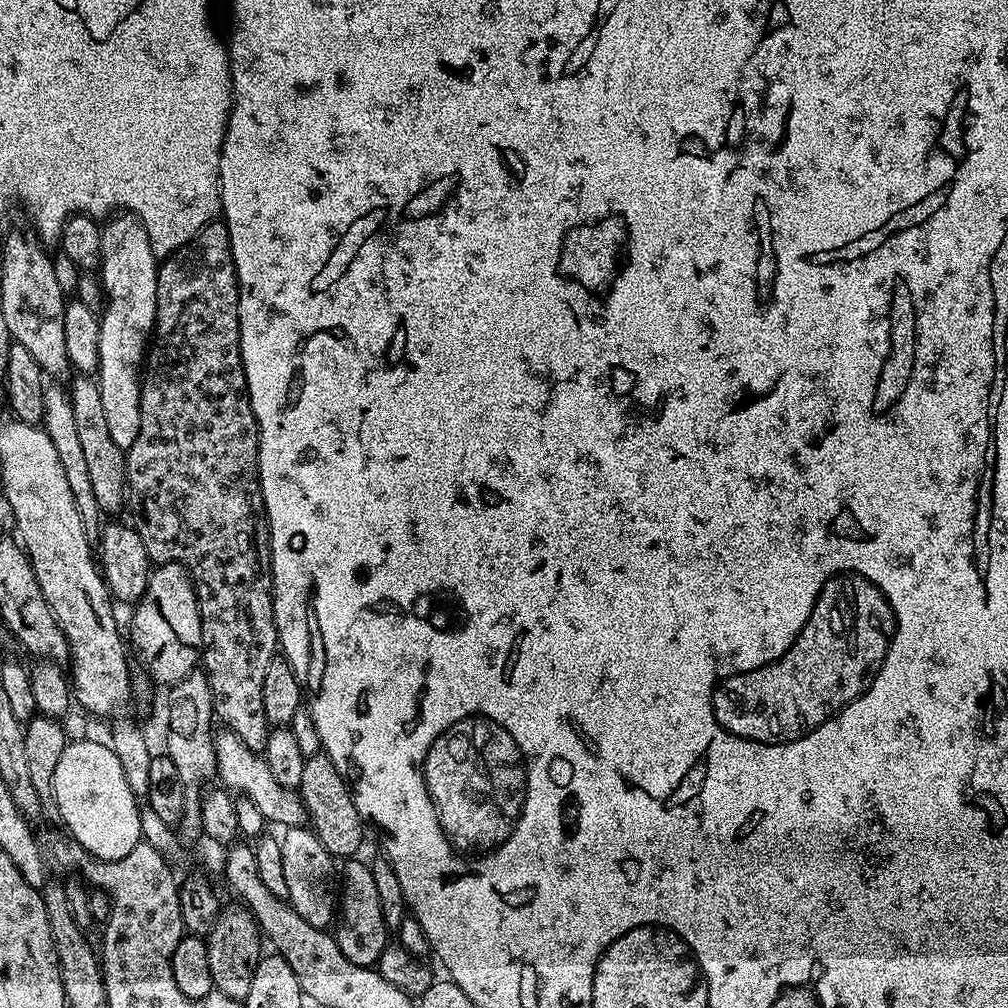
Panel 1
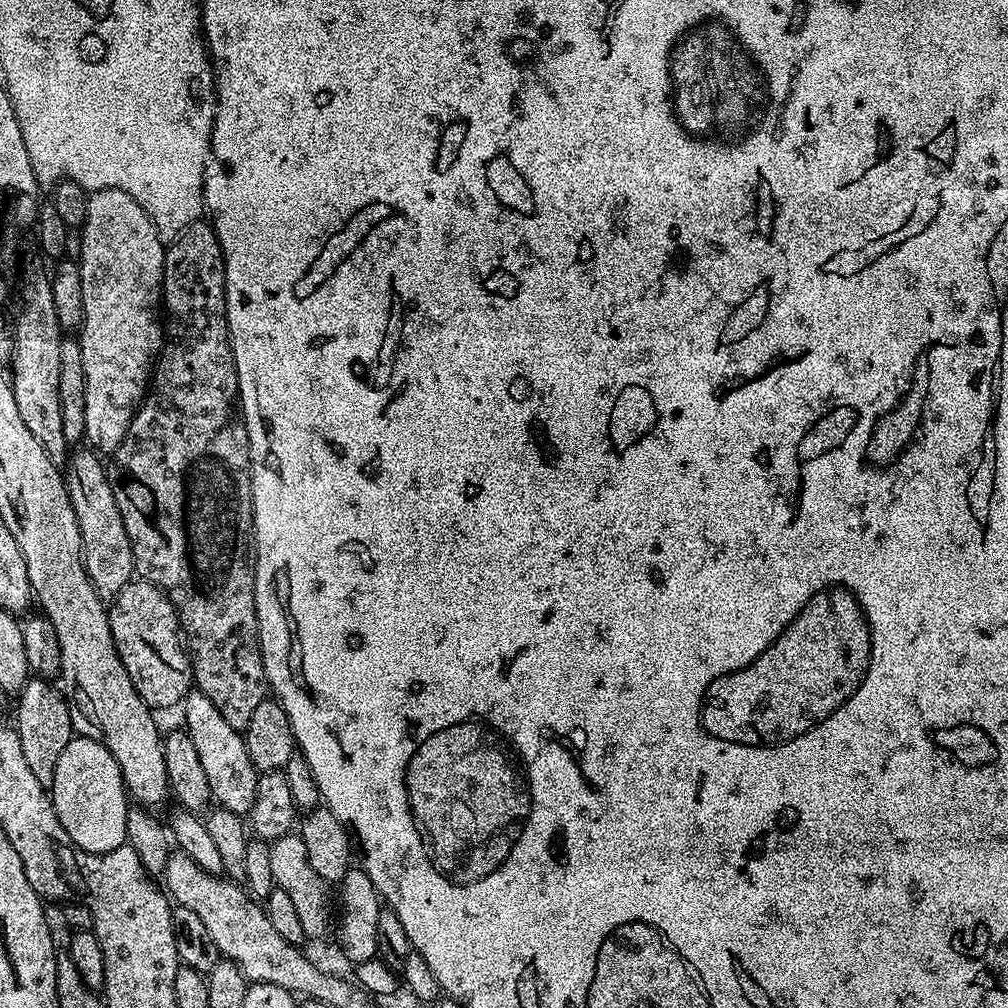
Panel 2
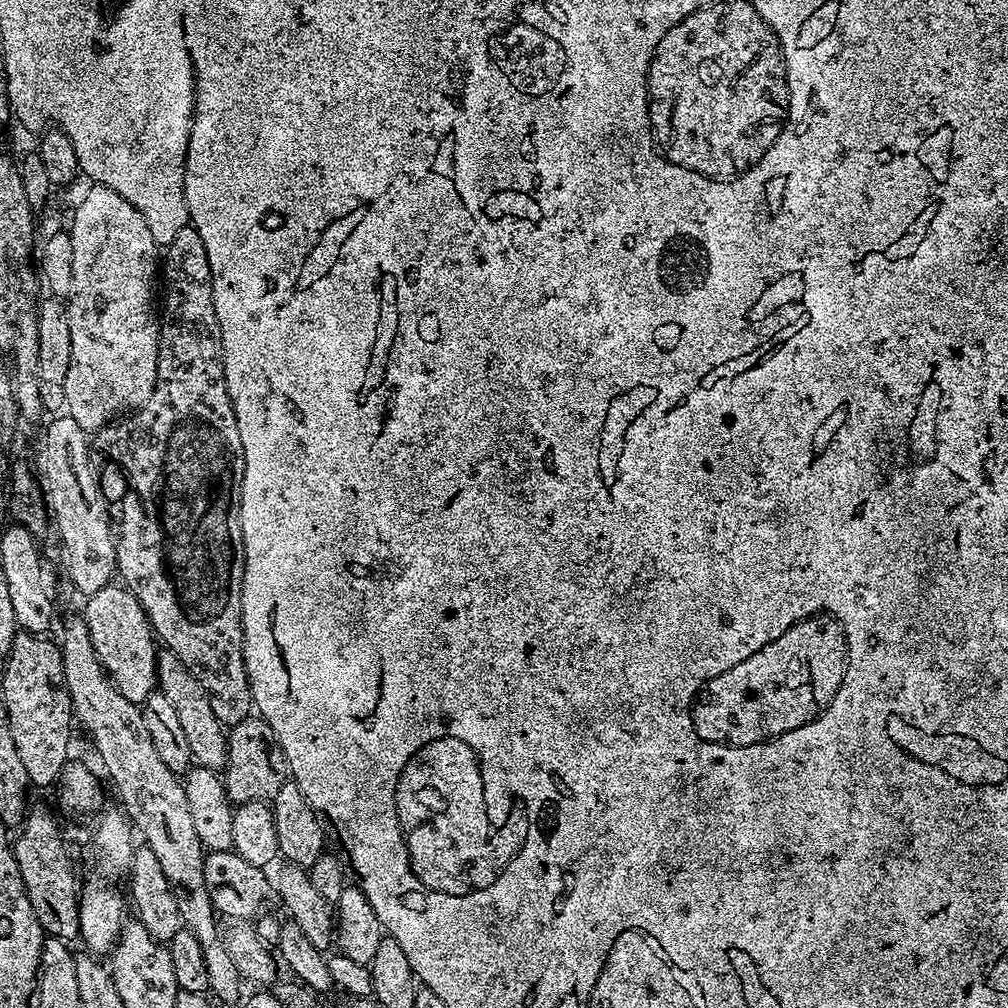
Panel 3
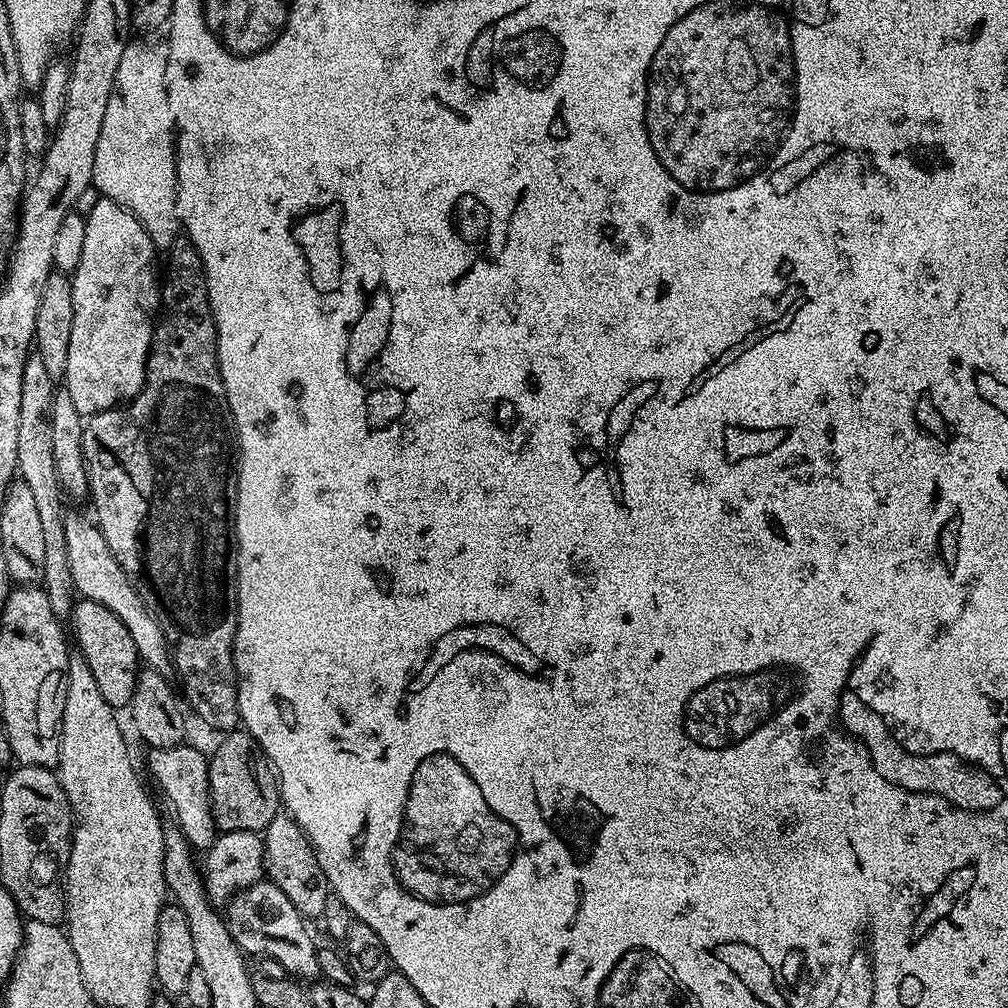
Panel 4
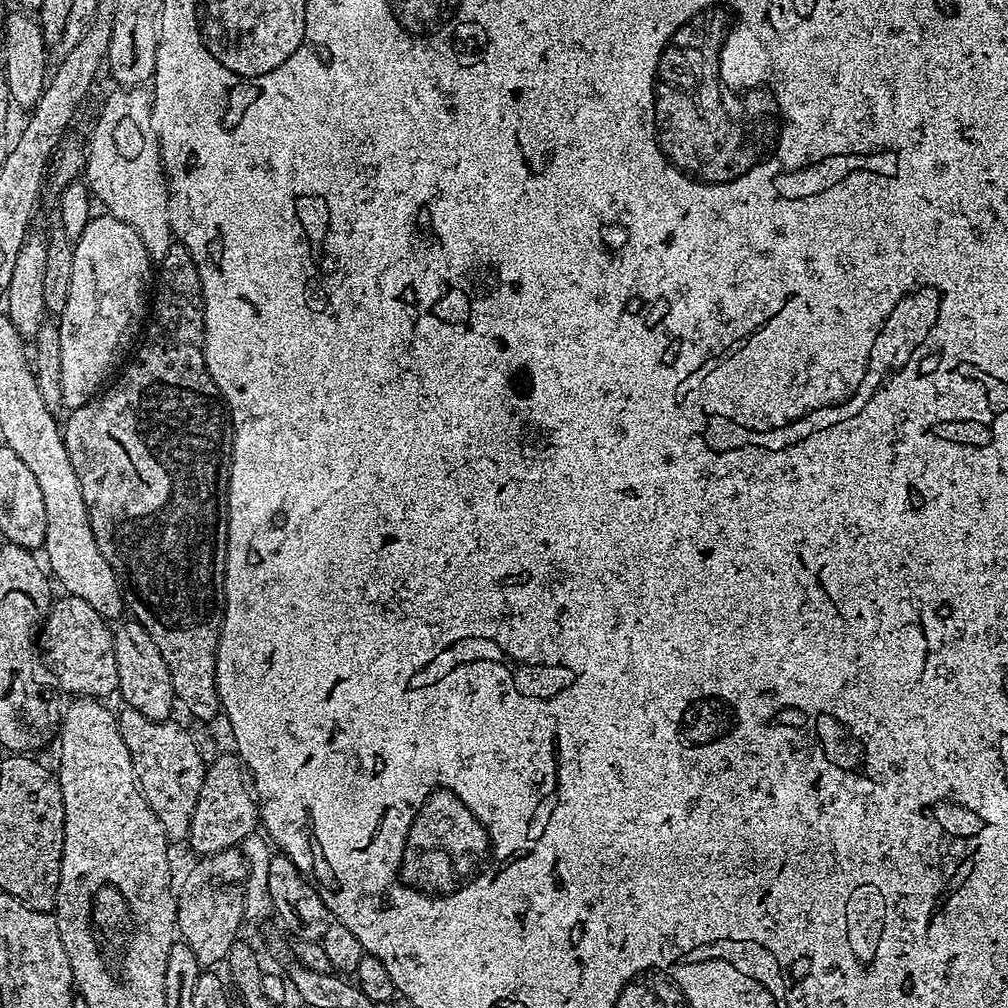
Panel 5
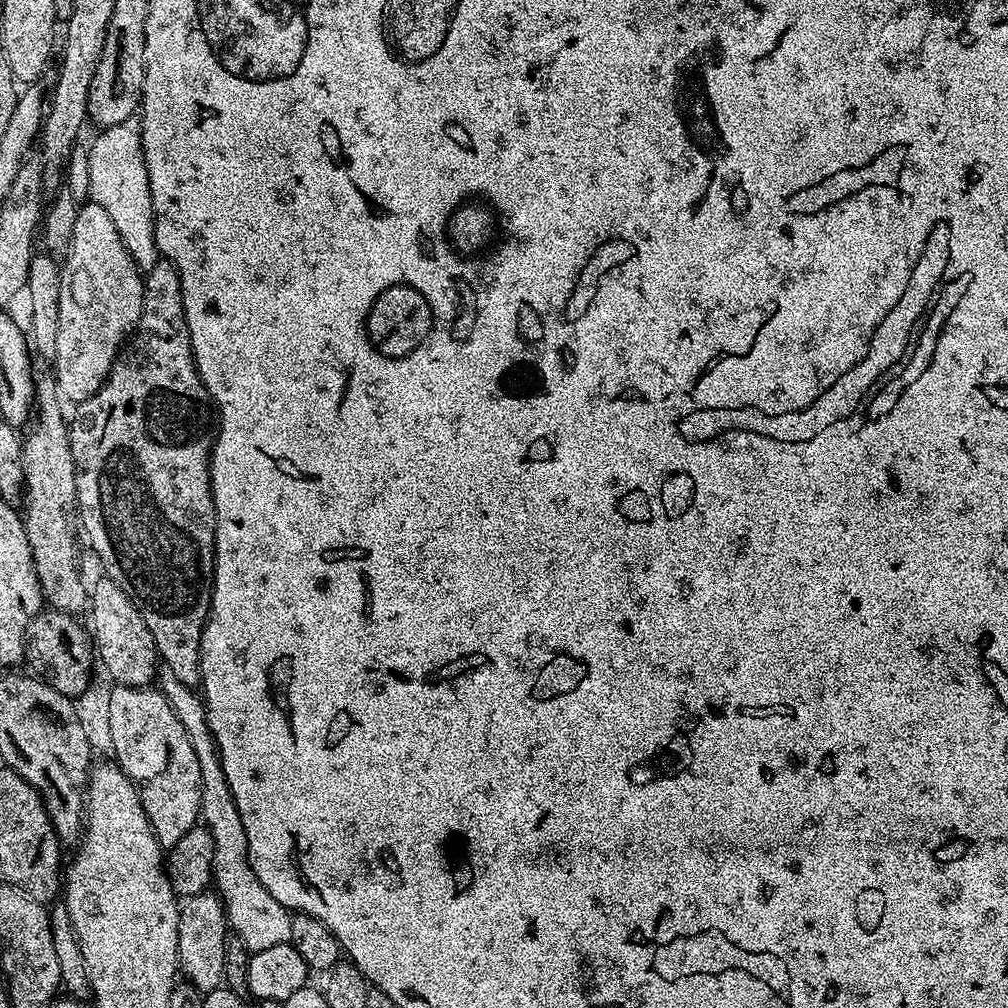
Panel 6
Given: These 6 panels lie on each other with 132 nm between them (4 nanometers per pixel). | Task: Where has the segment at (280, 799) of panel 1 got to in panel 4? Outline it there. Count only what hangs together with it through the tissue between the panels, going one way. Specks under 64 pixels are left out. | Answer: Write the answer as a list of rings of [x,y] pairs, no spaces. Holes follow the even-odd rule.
[[[68,512],[64,517],[66,558],[70,562],[73,589],[83,599],[98,602],[118,614],[118,622],[122,622],[122,626],[130,630],[130,638],[134,638],[134,646],[141,661],[156,672],[161,672],[163,676],[171,677],[174,672],[172,649],[168,647],[166,634],[162,634],[162,626],[158,626],[154,614],[130,582],[126,570],[122,570],[118,558],[114,558],[108,545],[109,537],[97,525],[96,528],[86,517],[79,516],[76,512]]]

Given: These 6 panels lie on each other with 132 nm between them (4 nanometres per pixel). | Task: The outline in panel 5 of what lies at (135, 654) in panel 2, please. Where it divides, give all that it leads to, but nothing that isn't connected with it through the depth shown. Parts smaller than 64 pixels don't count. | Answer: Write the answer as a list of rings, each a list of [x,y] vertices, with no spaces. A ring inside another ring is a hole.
[[[67,594],[61,597],[61,600],[60,597],[53,599],[46,621],[47,659],[56,667],[56,683],[72,698],[108,698],[104,696],[111,692],[113,695],[118,689],[118,658],[114,658],[113,629],[109,621],[87,602],[82,602],[82,598]]]

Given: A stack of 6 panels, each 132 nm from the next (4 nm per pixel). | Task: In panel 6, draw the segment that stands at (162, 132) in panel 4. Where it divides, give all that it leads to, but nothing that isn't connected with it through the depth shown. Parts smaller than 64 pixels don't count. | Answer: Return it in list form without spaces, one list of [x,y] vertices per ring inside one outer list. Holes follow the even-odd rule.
[[[133,118],[126,122],[118,122],[118,126],[103,129],[88,148],[90,158],[90,190],[91,203],[102,206],[106,214],[114,221],[114,227],[134,262],[147,270],[161,260],[160,251],[154,238],[154,214],[150,198],[150,178],[146,170],[146,158],[142,150],[140,137],[140,121]]]

